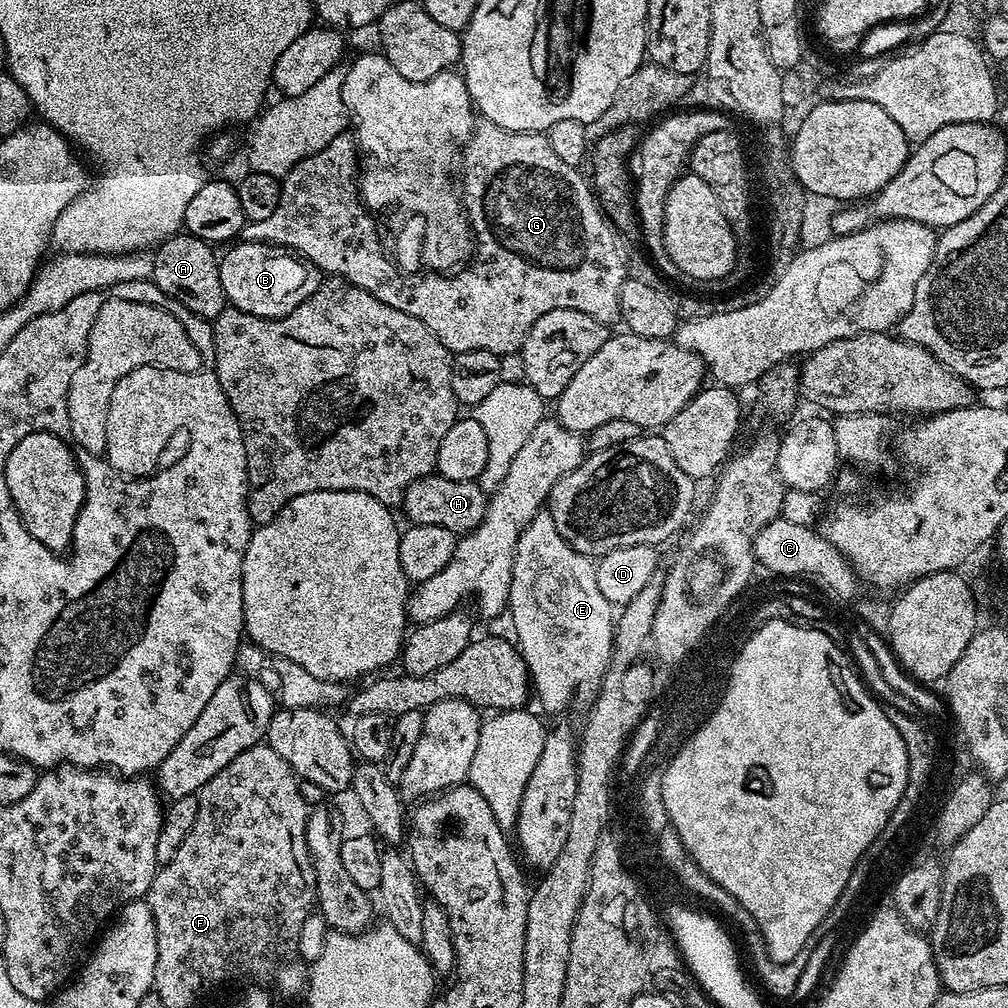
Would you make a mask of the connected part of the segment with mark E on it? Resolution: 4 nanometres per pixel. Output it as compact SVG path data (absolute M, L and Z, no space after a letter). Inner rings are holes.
M541 510L518 538L508 608L512 614L512 628L516 631L514 640L528 666L534 696L544 703L546 711L564 712L579 692L592 694L597 691L612 658L614 606L606 602L602 590L598 590L593 557L574 550L574 546L558 534L558 526L554 526L554 518L547 510Z

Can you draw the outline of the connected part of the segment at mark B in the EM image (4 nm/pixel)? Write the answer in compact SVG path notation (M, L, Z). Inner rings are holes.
M253 240L236 242L229 248L232 249L225 256L223 253L219 257L224 299L231 307L246 314L254 314L267 320L282 318L290 314L290 310L302 306L302 302L306 302L322 282L319 268L287 248Z

